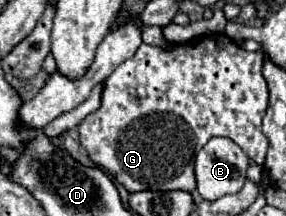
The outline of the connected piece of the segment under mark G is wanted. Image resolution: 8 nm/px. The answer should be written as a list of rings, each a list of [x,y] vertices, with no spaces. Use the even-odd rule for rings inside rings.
[[[209,35],[209,37],[203,37],[201,41],[197,43],[185,43],[185,45],[177,45],[175,49],[171,51],[163,51],[159,47],[151,47],[151,45],[141,45],[137,49],[137,53],[123,61],[105,81],[105,89],[103,89],[103,95],[101,95],[101,109],[87,115],[81,125],[79,125],[79,135],[81,135],[81,145],[87,149],[89,153],[89,159],[101,167],[103,171],[107,171],[111,177],[115,177],[129,193],[135,193],[135,191],[187,191],[187,193],[193,193],[195,191],[195,173],[193,173],[193,161],[195,161],[195,151],[199,151],[199,147],[203,147],[203,143],[207,143],[207,139],[211,137],[229,137],[231,141],[235,141],[249,159],[253,159],[257,165],[263,165],[265,161],[265,153],[267,153],[267,137],[263,135],[261,131],[261,119],[267,111],[267,99],[269,99],[269,91],[267,91],[267,83],[265,83],[265,77],[263,77],[263,65],[265,65],[267,57],[263,51],[257,51],[257,53],[249,53],[245,51],[243,47],[235,45],[227,35]]]

